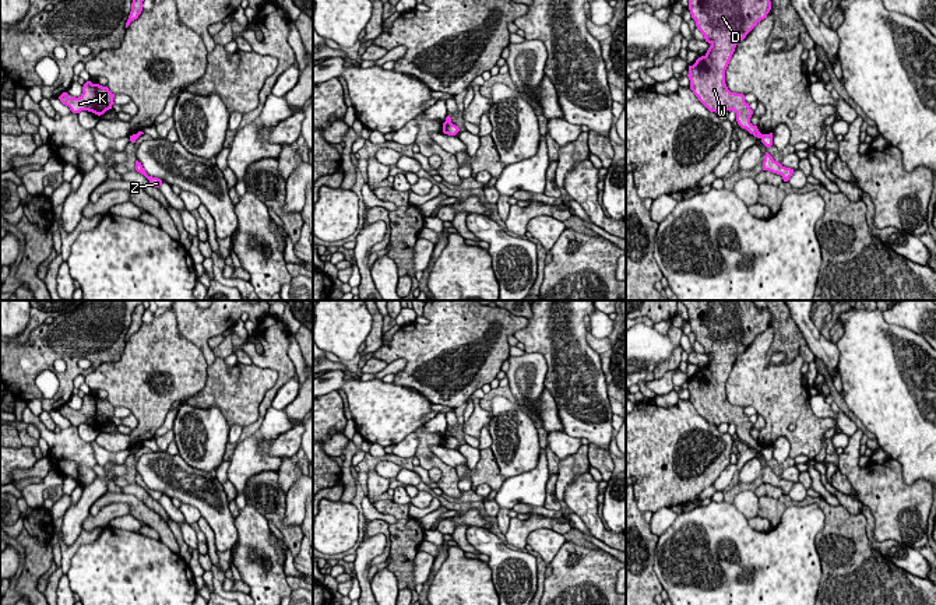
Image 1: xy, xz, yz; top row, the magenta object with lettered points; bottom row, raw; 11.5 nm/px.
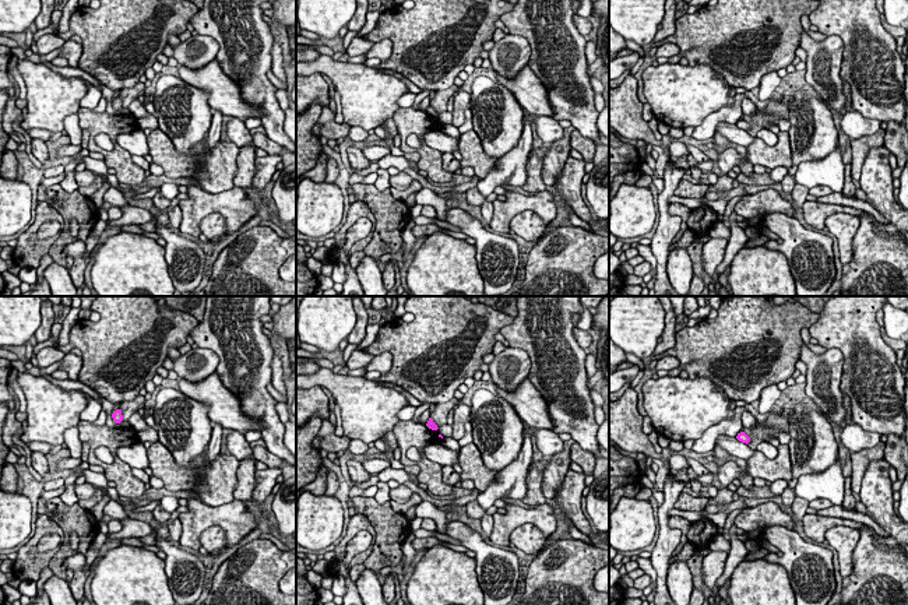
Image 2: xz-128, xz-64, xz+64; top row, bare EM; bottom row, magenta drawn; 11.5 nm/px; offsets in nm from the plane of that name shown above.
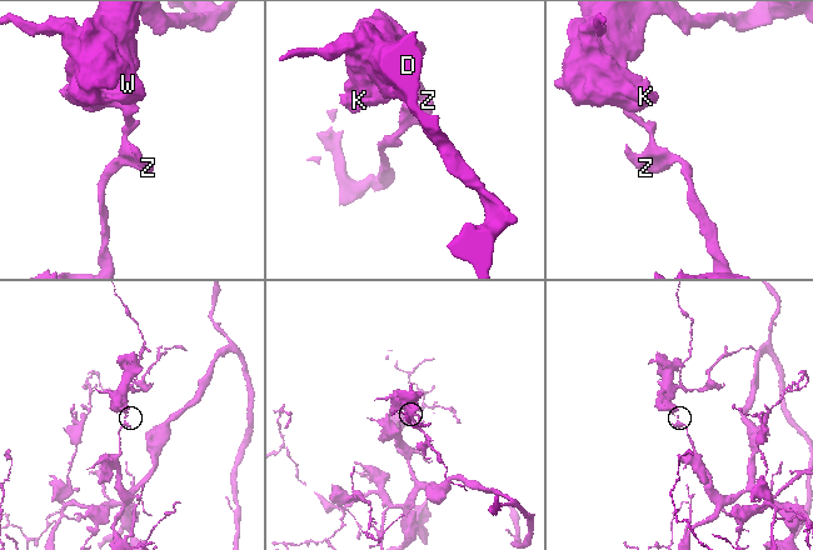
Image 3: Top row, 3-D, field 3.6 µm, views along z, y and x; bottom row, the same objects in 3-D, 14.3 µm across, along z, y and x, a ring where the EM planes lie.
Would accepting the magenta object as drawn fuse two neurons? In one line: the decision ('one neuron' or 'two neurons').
two neurons

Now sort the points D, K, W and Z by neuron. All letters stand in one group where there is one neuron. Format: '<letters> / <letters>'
D K W / Z

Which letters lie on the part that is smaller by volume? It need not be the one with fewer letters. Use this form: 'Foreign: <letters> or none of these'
Foreign: D, K, W

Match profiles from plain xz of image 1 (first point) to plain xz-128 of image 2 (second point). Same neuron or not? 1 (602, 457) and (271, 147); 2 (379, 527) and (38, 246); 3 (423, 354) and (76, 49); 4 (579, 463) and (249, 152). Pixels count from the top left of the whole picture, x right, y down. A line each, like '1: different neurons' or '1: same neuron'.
1: same neuron
2: same neuron
3: different neurons
4: same neuron

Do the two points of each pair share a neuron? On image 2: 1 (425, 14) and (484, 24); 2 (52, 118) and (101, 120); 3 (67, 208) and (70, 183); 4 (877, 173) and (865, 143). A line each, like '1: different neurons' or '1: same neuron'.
1: same neuron
2: different neurons
3: different neurons
4: different neurons

